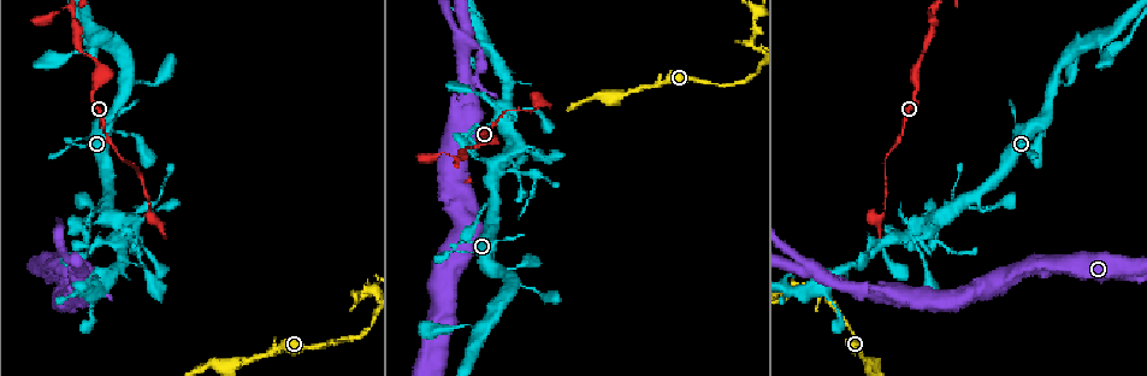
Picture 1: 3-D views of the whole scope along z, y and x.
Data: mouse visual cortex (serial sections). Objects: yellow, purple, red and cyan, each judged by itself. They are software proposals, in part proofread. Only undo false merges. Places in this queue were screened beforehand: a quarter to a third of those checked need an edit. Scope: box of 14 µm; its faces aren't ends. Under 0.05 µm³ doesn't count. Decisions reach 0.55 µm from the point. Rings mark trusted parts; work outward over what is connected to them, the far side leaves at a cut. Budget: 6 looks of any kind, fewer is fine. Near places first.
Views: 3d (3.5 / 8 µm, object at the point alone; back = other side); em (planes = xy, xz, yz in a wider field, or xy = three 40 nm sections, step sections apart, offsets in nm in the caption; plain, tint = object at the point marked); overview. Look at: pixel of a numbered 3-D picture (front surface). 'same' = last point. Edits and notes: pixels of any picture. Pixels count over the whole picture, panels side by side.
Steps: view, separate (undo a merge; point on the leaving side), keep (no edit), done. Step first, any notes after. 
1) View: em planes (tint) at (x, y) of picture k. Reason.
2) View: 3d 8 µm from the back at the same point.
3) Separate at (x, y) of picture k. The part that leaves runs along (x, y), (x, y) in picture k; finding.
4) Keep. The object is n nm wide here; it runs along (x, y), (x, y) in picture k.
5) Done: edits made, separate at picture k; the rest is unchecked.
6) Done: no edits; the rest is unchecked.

View: 3d 3.5 µm at (367, 295) of picture 1. Three-way junction.

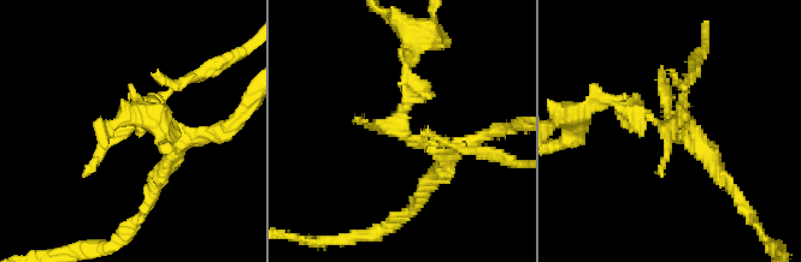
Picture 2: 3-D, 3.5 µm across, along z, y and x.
View: em xy step 3 (tint) at (132, 126) of picture 2. Shape alone is not enough.

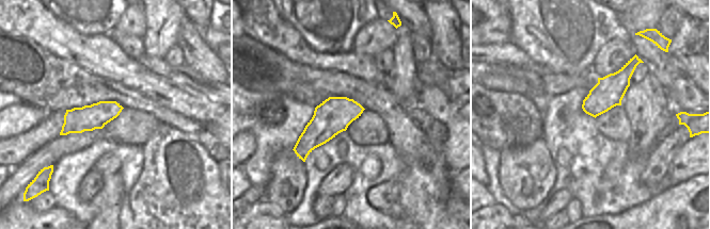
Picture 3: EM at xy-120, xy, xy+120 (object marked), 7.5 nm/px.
View: em xy step 1 (tint) at the same point.

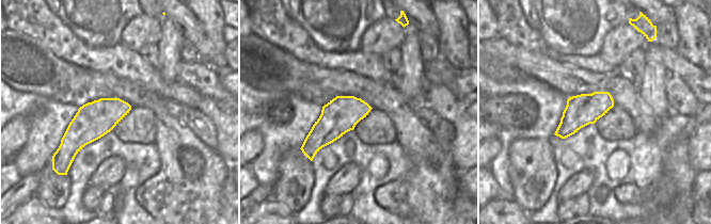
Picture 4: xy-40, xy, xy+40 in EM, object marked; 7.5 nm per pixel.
Separate at (121, 127) of picture 2. The part that leaves runs along (420, 144), (402, 132), (413, 53) in picture 2; a second cell is stuck on.

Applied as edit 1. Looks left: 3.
View: overview. Redraw.

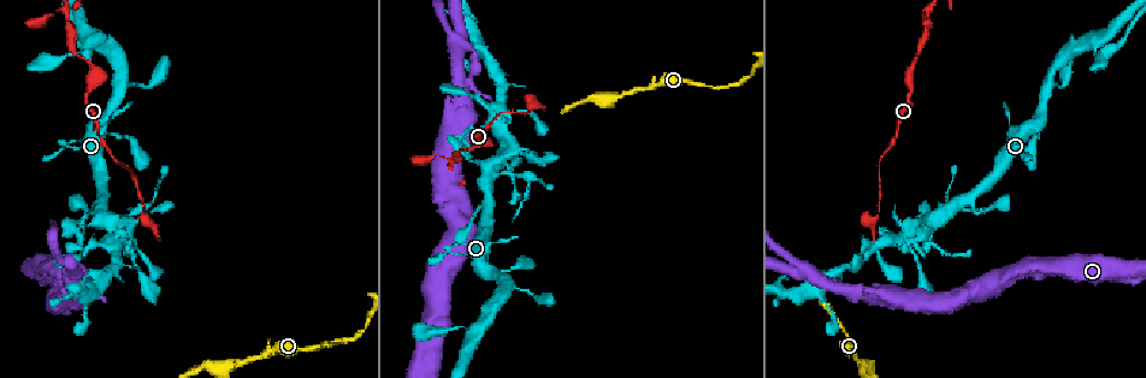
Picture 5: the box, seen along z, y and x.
View: 3d 3.5 µm at (146, 222) of picture 5. Calibre changes.

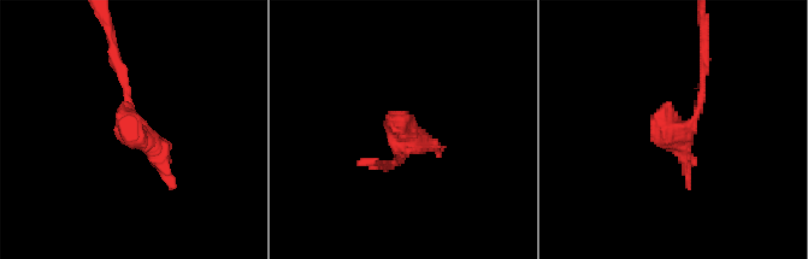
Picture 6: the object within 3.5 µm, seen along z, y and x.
View: em planes (tint) at (684, 131) of picture 6. Now the EM.

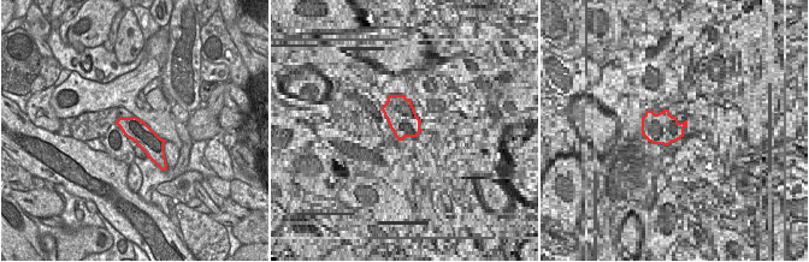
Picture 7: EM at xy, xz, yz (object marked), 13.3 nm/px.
Keep. It runs along (705, 58), (693, 124), (661, 110) in picture 6; all the same cell.

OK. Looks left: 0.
Done: edits made, separate at picture 2; the rest is unchecked.

